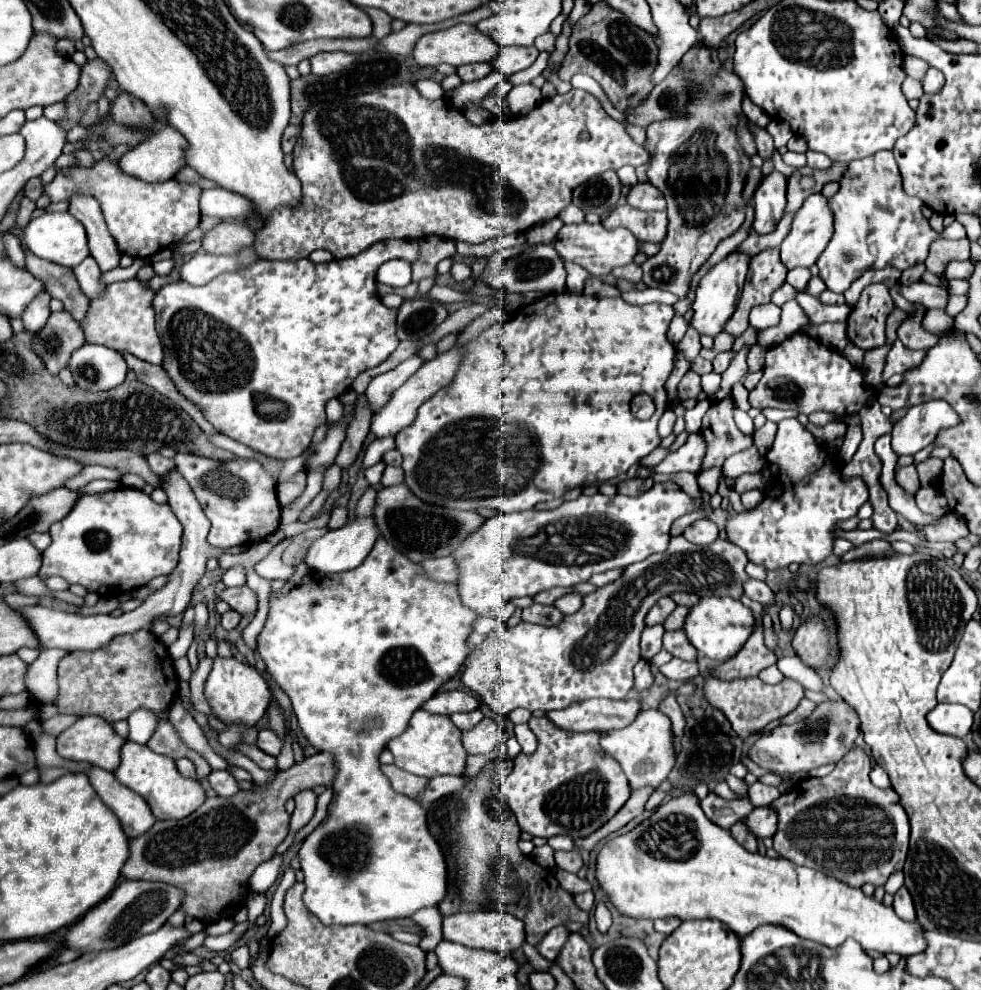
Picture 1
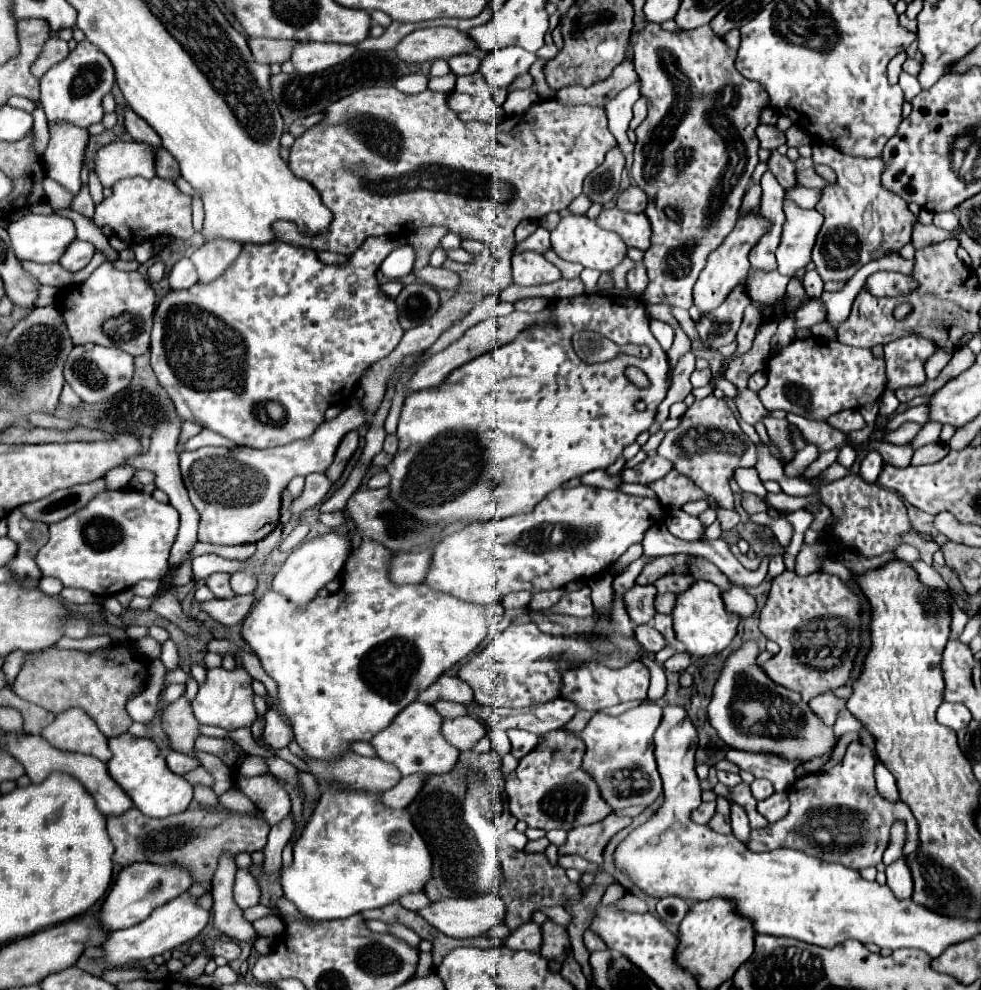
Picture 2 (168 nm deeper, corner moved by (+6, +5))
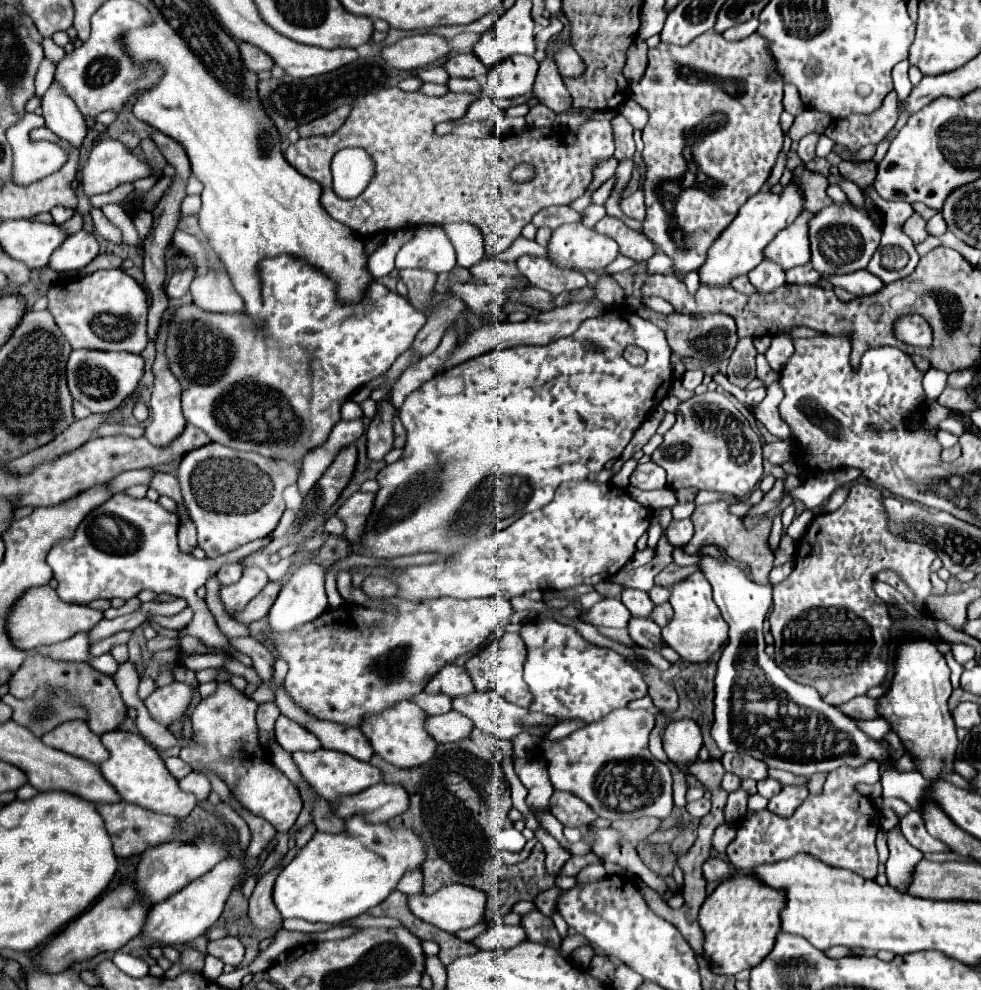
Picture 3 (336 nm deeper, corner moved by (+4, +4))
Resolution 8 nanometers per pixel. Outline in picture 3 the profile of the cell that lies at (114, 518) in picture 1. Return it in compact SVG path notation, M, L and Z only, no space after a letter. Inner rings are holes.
M125 492L113 494L105 504L91 510L77 526L75 534L67 540L59 540L47 554L47 564L53 570L53 578L59 582L57 594L65 602L87 604L95 598L123 598L129 600L141 590L153 590L155 594L173 594L185 598L193 608L193 620L179 632L179 636L195 636L207 646L223 648L246 666L253 666L252 659L231 648L228 639L219 630L213 614L207 610L205 600L197 598L197 588L229 562L240 562L249 554L267 546L271 538L265 537L217 558L203 560L187 556L177 548L179 516L167 512L149 498L131 498Z

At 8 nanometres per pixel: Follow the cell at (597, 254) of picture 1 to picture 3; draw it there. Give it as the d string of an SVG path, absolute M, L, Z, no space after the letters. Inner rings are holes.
M577 222L553 230L547 250L555 266L581 270L603 270L619 256L615 240Z

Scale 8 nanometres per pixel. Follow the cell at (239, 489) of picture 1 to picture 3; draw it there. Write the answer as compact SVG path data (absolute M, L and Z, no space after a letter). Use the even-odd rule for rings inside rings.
M215 442L187 452L177 468L177 480L181 486L181 494L189 510L189 516L197 526L199 548L203 548L209 558L217 558L247 542L269 536L279 524L279 518L285 510L281 492L287 486L297 482L299 470L301 470L301 462L291 464L289 460L271 460L267 456L259 456L257 452L239 452Z

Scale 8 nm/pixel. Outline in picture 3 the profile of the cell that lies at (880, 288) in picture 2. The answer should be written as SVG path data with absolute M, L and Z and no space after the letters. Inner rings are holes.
M859 270L853 272L851 276L831 276L827 278L833 286L841 286L847 292L855 294L855 296L867 296L867 294L877 294L881 286L885 286L877 276L871 276L871 272L867 270Z

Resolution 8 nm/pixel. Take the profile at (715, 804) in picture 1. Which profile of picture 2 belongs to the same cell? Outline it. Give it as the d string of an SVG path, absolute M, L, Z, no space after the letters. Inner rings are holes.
M701 803L697 809L691 811L691 821L699 823L699 825L707 825L709 819L715 813L715 803Z

